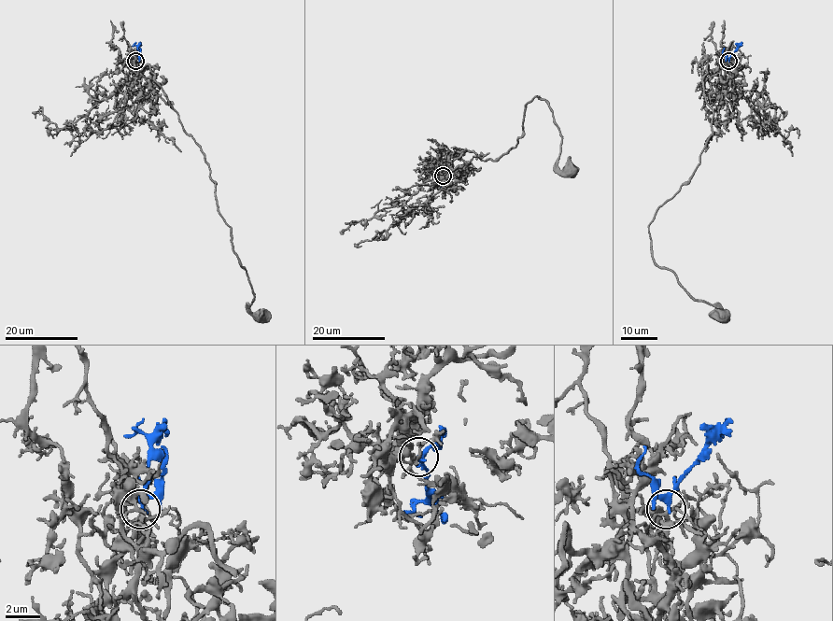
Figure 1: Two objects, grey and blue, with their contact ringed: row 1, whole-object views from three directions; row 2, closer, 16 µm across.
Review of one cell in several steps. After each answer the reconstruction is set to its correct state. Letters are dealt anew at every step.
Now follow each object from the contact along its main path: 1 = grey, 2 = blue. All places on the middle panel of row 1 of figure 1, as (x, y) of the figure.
1: (443, 176), (462, 150), (484, 161), (514, 148), (538, 96), (561, 137), (557, 167), (570, 171)
2: (443, 176), (448, 190)

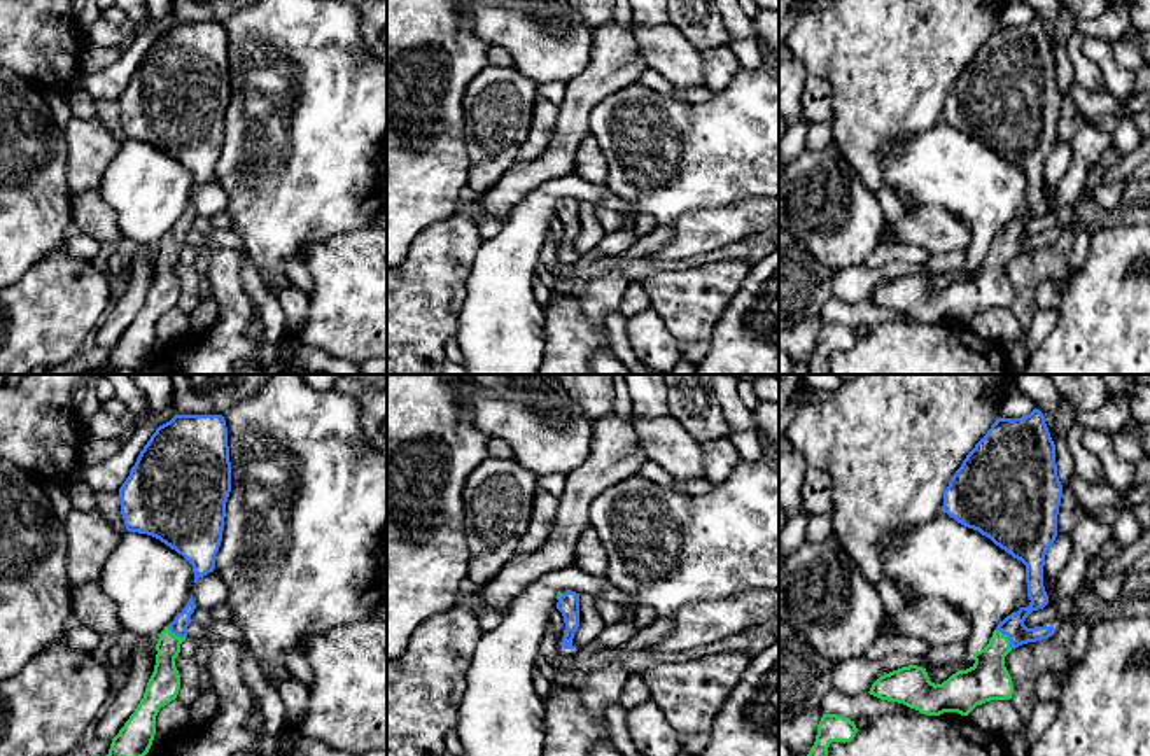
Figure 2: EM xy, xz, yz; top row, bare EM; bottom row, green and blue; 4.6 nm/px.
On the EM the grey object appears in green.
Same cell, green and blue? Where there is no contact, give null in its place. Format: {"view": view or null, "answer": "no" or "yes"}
{"view": "yz", "answer": "yes"}

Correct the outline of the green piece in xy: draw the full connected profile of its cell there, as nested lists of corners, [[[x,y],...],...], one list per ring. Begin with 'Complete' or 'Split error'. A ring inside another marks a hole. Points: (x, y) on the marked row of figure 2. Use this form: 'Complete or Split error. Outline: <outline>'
Split error. Outline: [[[193,595],[175,620],[159,634],[156,644],[156,665],[147,682],[144,698],[135,712],[112,738],[107,756],[145,756],[156,735],[156,716],[161,707],[177,698],[180,690],[180,676],[175,667],[175,658],[180,653],[180,644],[187,637],[187,626],[193,621],[196,604]]]

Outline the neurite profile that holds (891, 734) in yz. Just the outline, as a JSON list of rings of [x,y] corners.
[[[884,712],[851,742],[831,742],[828,756],[1005,756],[1005,738],[957,712]]]

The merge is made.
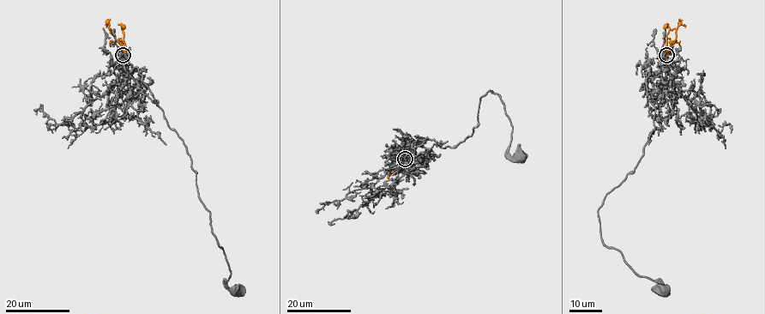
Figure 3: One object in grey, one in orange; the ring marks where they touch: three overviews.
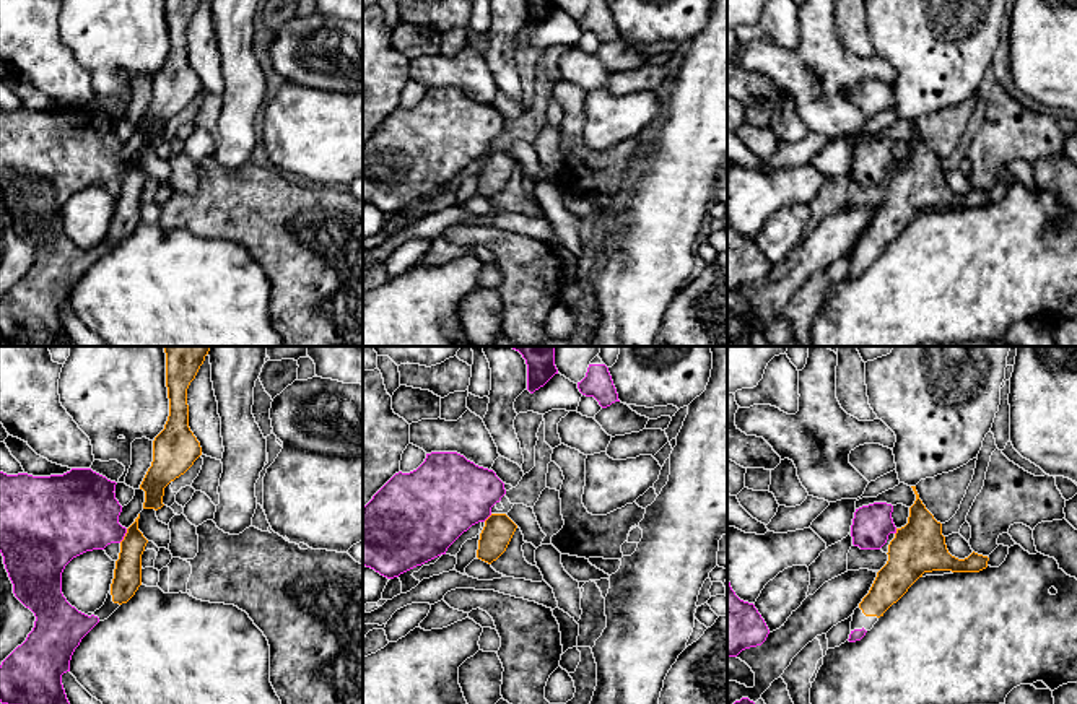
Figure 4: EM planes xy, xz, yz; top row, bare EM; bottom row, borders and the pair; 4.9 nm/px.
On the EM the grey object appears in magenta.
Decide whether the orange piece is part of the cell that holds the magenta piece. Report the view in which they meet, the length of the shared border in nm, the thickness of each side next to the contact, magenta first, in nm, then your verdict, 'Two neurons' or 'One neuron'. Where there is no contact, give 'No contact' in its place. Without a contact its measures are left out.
Touches magenta in xy. Shared border 80 nm. Thickness 380 nm (magenta) against 140 nm. One neuron

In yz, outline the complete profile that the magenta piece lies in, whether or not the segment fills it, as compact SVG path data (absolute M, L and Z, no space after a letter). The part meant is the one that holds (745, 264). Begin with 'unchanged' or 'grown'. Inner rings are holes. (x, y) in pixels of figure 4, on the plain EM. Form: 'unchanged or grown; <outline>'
unchanged; M727 211L727 294L761 281L770 265L753 239L740 236Z

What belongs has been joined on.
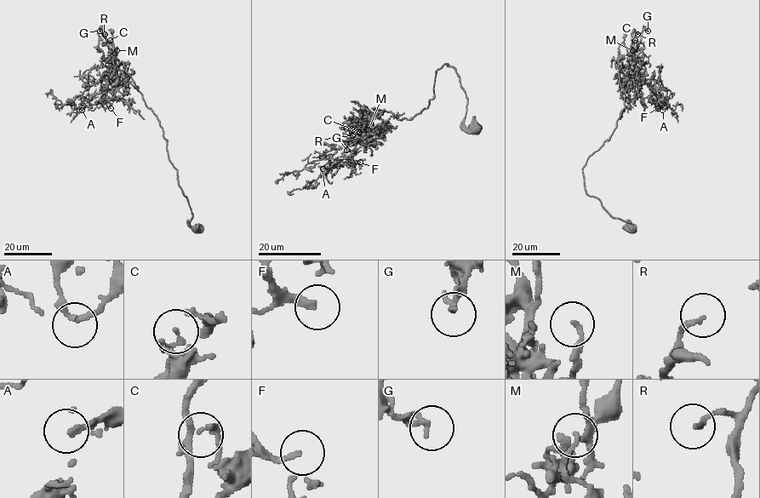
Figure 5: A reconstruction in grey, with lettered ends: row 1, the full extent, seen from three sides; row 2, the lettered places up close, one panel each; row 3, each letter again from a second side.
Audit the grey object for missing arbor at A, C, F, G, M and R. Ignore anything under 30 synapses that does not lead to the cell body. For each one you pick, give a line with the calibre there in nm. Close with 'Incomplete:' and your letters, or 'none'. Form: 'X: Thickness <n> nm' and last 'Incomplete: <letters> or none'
A: Thickness 160 nm
F: Thickness 170 nm
Incomplete: A, F

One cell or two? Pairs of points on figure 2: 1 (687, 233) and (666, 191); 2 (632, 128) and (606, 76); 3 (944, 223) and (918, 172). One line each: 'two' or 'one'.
1: two
2: two
3: two

